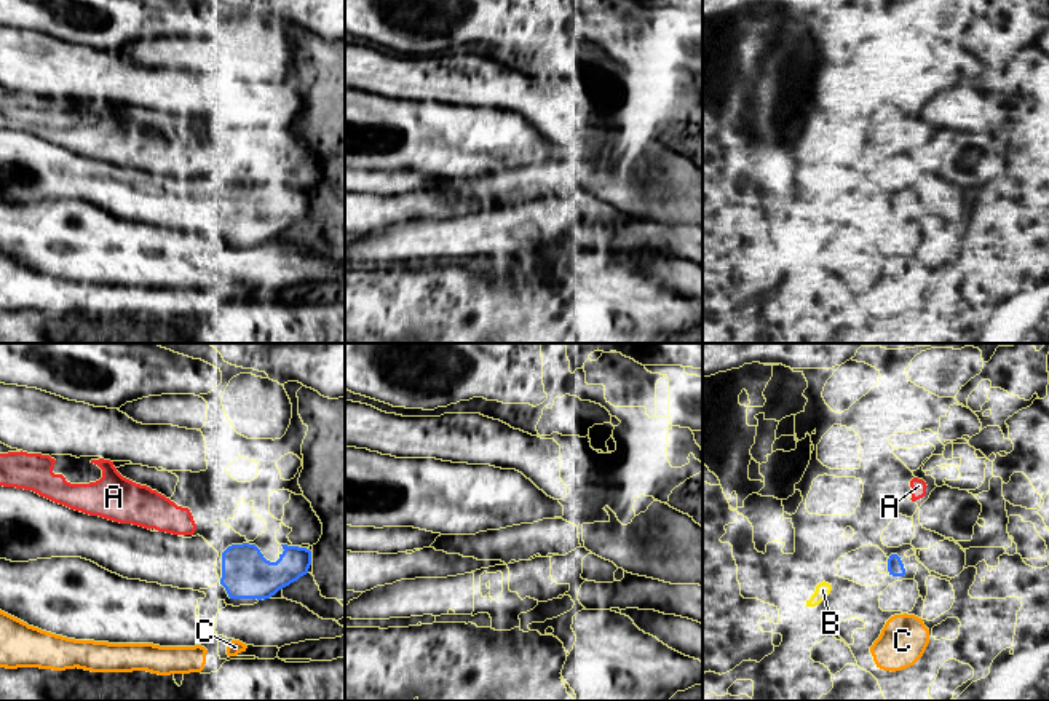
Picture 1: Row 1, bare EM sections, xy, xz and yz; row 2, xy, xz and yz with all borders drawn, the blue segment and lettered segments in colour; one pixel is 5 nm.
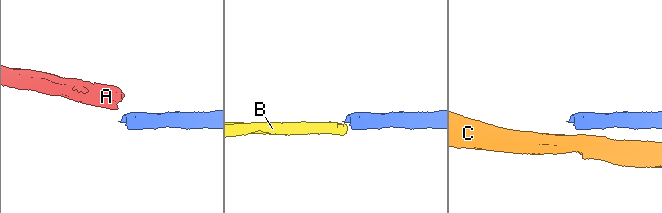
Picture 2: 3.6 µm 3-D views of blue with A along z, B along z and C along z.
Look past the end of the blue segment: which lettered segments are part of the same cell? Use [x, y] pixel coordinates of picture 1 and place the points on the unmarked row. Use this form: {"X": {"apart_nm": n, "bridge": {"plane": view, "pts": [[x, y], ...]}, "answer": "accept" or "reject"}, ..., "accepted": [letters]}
{"A": {"apart_nm": 180, "bridge": {"plane": "xy", "pts": [[222, 195], [193, 174]]}, "answer": "reject"}, "B": {"apart_nm": 300, "bridge": {"plane": "yz", "pts": [[888, 213], [831, 227]]}, "answer": "reject"}, "C": {"apart_nm": 190, "bridge": {"plane": "yz", "pts": [[902, 217], [904, 256]]}, "answer": "reject"}, "accepted": []}

